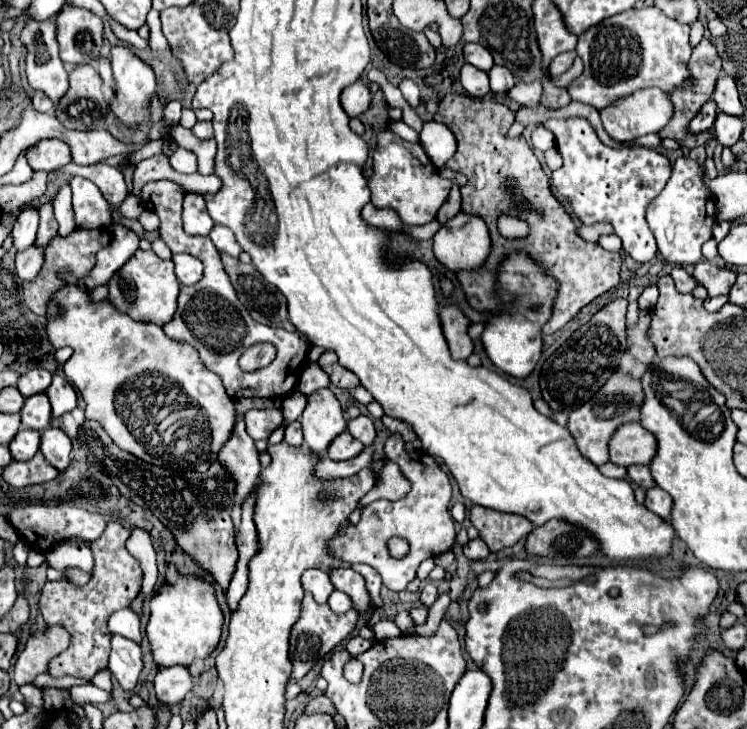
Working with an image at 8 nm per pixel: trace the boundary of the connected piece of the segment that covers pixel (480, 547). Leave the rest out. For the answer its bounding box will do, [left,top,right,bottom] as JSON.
[464,538,490,560]

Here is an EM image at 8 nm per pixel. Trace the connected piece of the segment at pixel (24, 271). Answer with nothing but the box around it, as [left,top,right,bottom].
[16,244,44,280]

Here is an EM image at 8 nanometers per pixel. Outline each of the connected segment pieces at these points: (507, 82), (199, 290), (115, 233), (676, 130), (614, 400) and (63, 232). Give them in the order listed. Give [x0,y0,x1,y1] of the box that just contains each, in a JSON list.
[[488,64,514,92],[140,180,308,400],[78,226,138,290],[658,38,722,148],[568,374,640,466],[52,186,76,236]]

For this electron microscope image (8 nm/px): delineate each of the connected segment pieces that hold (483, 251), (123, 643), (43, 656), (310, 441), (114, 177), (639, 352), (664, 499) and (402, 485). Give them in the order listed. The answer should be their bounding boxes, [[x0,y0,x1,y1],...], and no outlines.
[[434,212,490,272],[108,636,142,692],[14,628,68,682],[302,388,346,456],[70,162,128,206],[628,310,656,364],[644,486,672,518],[360,462,410,508]]

